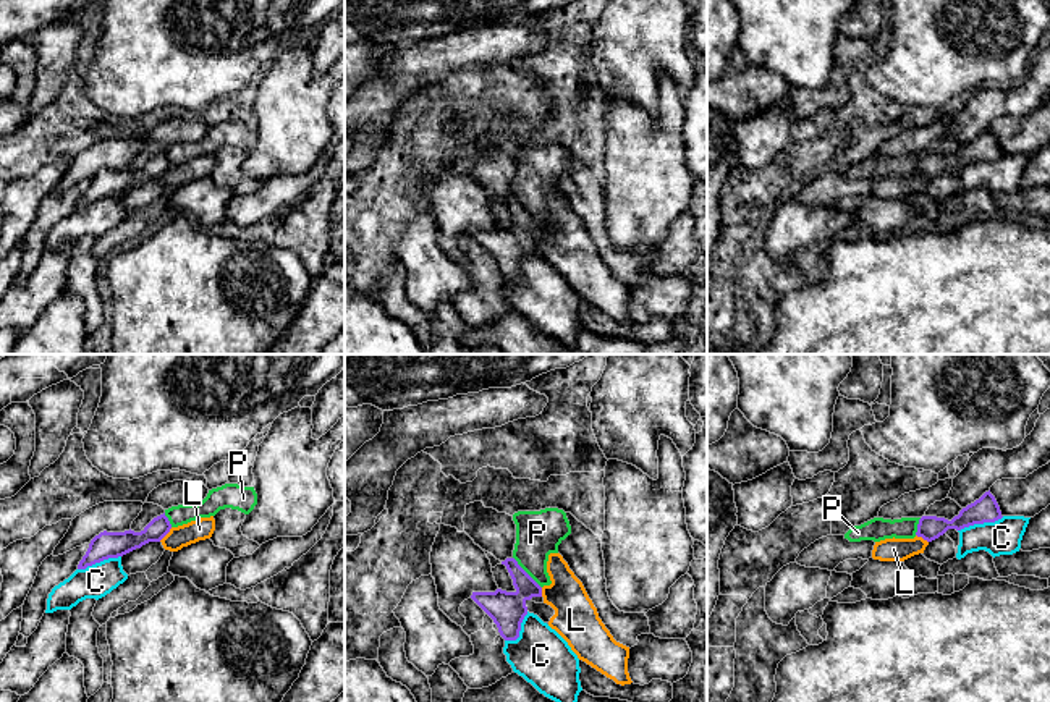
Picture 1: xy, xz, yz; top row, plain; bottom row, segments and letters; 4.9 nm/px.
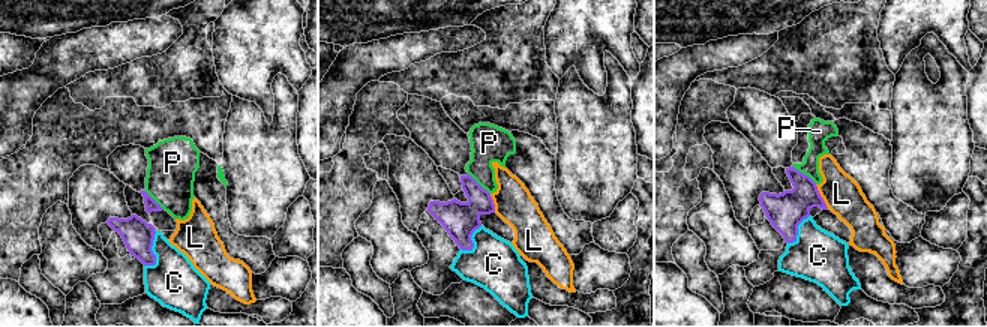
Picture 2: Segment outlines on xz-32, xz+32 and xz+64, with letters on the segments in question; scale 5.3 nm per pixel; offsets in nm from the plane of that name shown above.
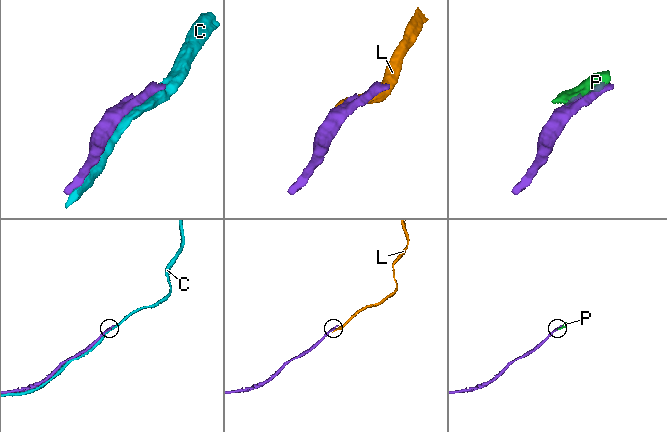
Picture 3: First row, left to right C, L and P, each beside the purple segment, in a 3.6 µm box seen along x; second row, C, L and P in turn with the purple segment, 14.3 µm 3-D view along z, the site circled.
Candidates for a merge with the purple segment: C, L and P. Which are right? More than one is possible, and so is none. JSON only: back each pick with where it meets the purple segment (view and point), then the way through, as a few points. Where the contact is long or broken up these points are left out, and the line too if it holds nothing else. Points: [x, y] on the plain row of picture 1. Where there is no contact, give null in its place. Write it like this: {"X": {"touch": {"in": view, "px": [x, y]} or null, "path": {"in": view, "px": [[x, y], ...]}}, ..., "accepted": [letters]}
{"accepted": []}

